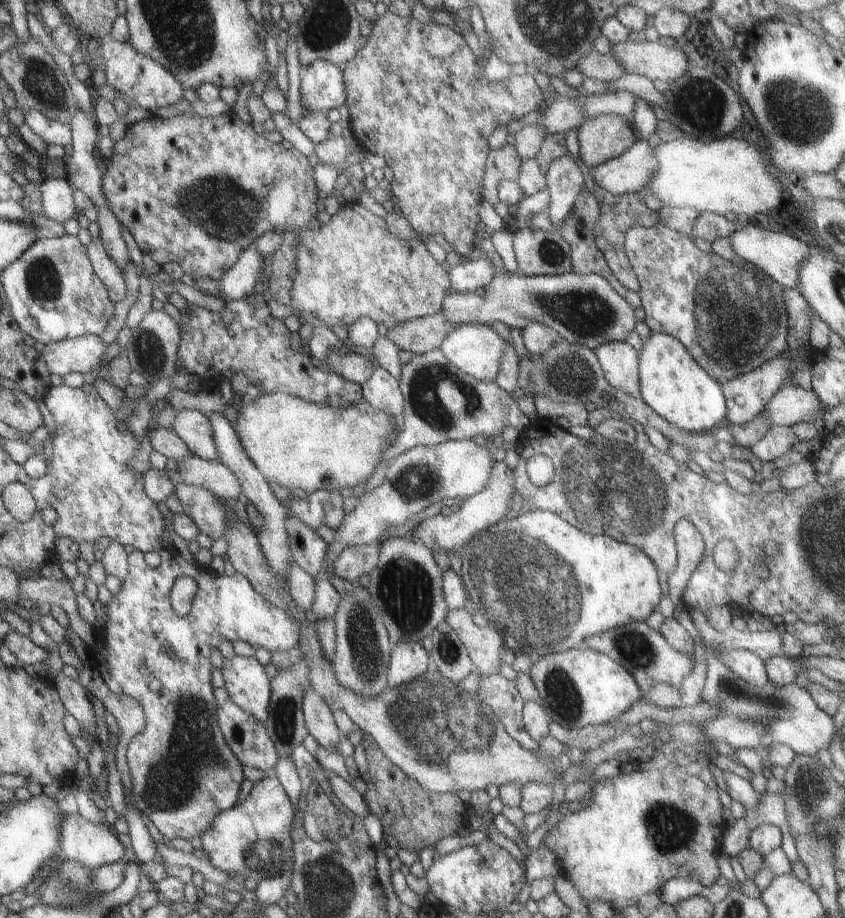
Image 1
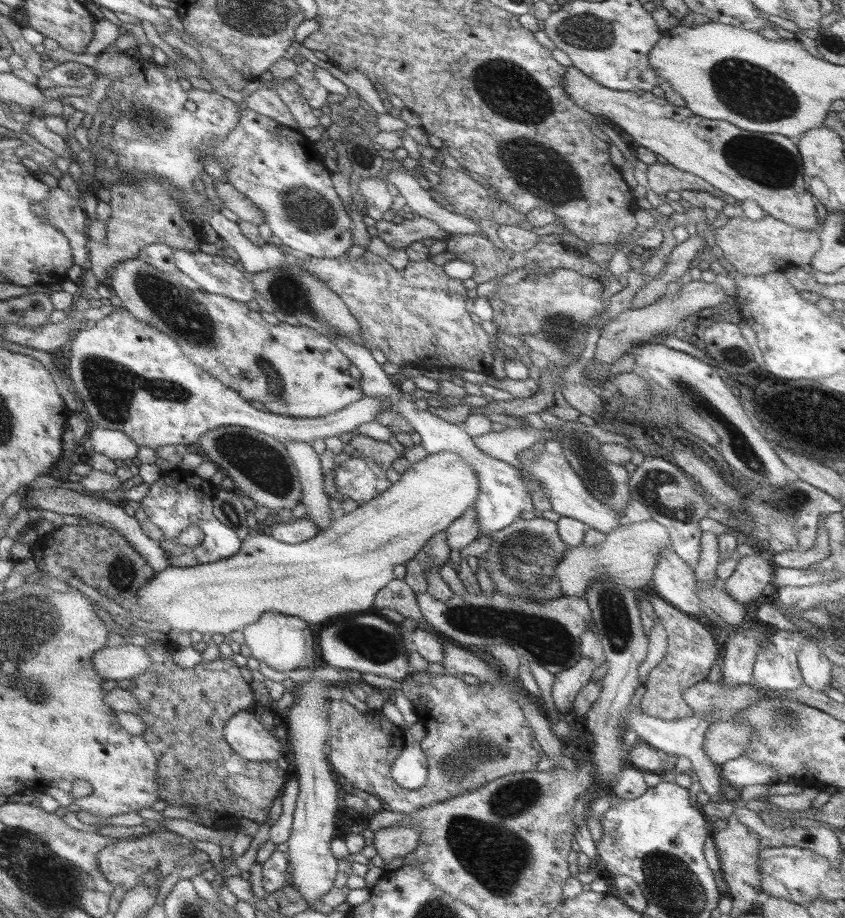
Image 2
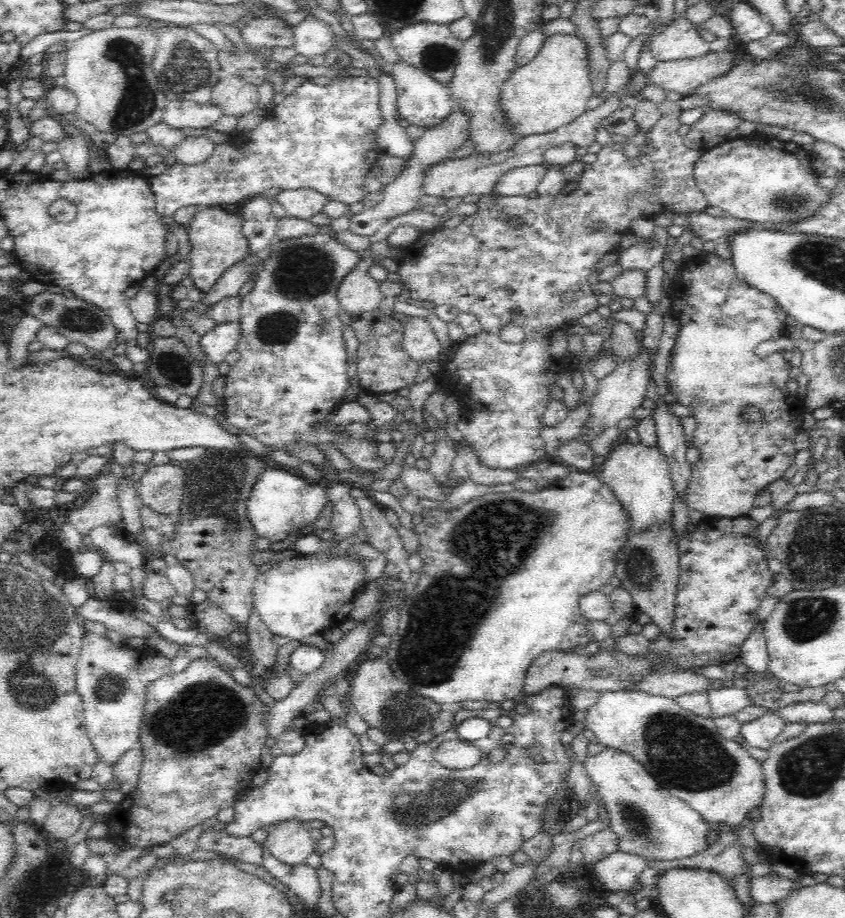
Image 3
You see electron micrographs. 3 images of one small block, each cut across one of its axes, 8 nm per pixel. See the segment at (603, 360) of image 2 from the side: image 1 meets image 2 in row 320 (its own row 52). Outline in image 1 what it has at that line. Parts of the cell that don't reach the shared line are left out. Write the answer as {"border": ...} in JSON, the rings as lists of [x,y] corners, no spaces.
{"border":[[[625,40],[621,44],[611,44],[607,54],[611,54],[627,74],[641,74],[651,82],[663,80],[669,84],[689,68],[687,54],[647,40]]]}

